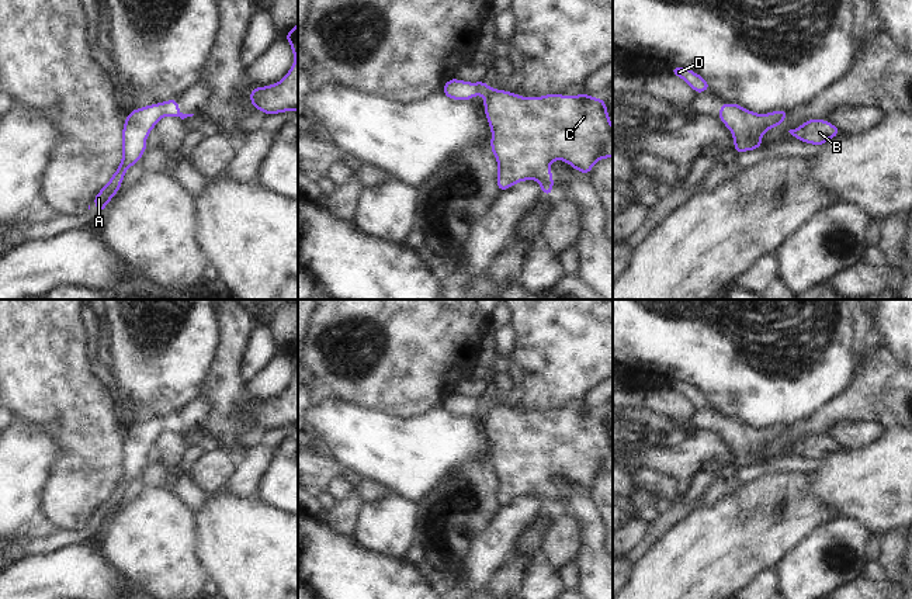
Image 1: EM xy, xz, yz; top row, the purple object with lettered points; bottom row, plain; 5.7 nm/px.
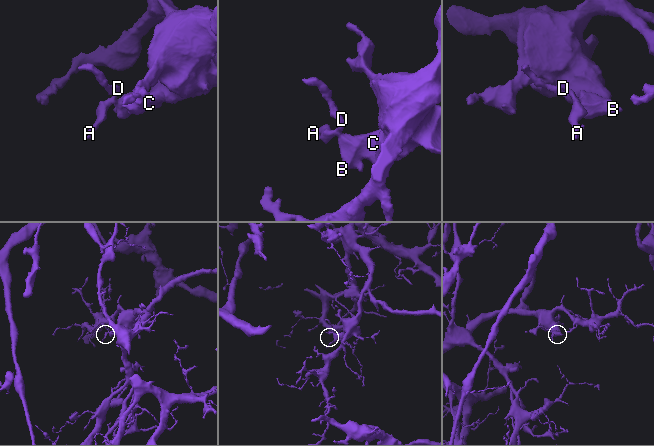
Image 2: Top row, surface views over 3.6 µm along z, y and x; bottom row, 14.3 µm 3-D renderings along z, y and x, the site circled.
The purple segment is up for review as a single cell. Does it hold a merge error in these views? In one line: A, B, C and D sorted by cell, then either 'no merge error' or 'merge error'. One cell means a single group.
A B C D; no merge error

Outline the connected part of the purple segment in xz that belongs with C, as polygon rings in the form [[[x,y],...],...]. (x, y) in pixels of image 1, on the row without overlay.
[[[451,392],[441,406],[450,415],[467,416],[482,409],[483,426],[490,442],[490,464],[497,477],[496,502],[502,508],[512,501],[534,494],[542,510],[554,506],[549,479],[562,475],[586,491],[600,474],[613,472],[613,440],[603,412],[594,413],[585,406],[578,411],[544,409],[523,412],[519,408],[488,401],[485,395],[471,398]]]

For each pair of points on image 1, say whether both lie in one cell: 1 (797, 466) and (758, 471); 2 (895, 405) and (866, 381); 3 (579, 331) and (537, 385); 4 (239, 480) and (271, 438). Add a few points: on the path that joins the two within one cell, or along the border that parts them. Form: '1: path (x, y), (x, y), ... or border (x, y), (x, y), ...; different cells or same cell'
1: path (787, 466), (767, 468); same cell
2: path (888, 398), (873, 383); same cell
3: path (565, 345), (557, 366), (551, 371); same cell
4: path (249, 470), (267, 447); same cell

